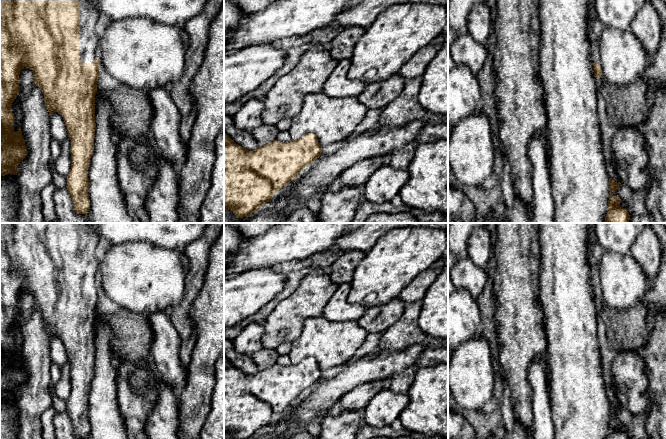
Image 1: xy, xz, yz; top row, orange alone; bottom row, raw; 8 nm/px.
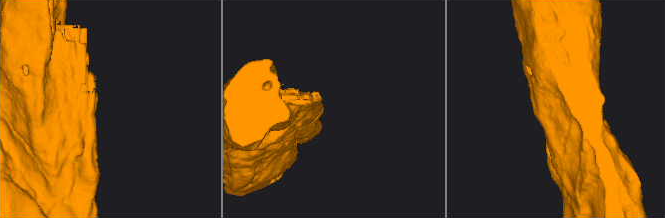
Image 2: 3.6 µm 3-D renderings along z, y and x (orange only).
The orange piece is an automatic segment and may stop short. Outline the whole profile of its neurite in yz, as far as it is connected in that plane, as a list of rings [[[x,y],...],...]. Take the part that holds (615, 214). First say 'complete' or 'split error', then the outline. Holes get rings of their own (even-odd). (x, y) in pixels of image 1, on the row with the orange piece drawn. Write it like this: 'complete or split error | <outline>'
complete | [[[609,178],[609,200],[608,210],[605,216],[605,223],[629,223],[629,212],[626,208],[620,206],[620,198],[612,196],[612,192],[616,192],[618,187],[621,186],[620,181],[617,183],[612,178]]]

